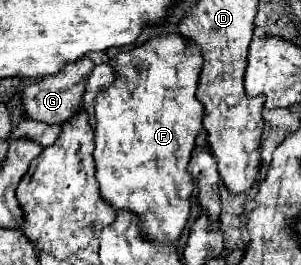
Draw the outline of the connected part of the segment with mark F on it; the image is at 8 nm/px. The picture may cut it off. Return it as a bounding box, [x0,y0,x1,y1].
[94,34,204,246]

